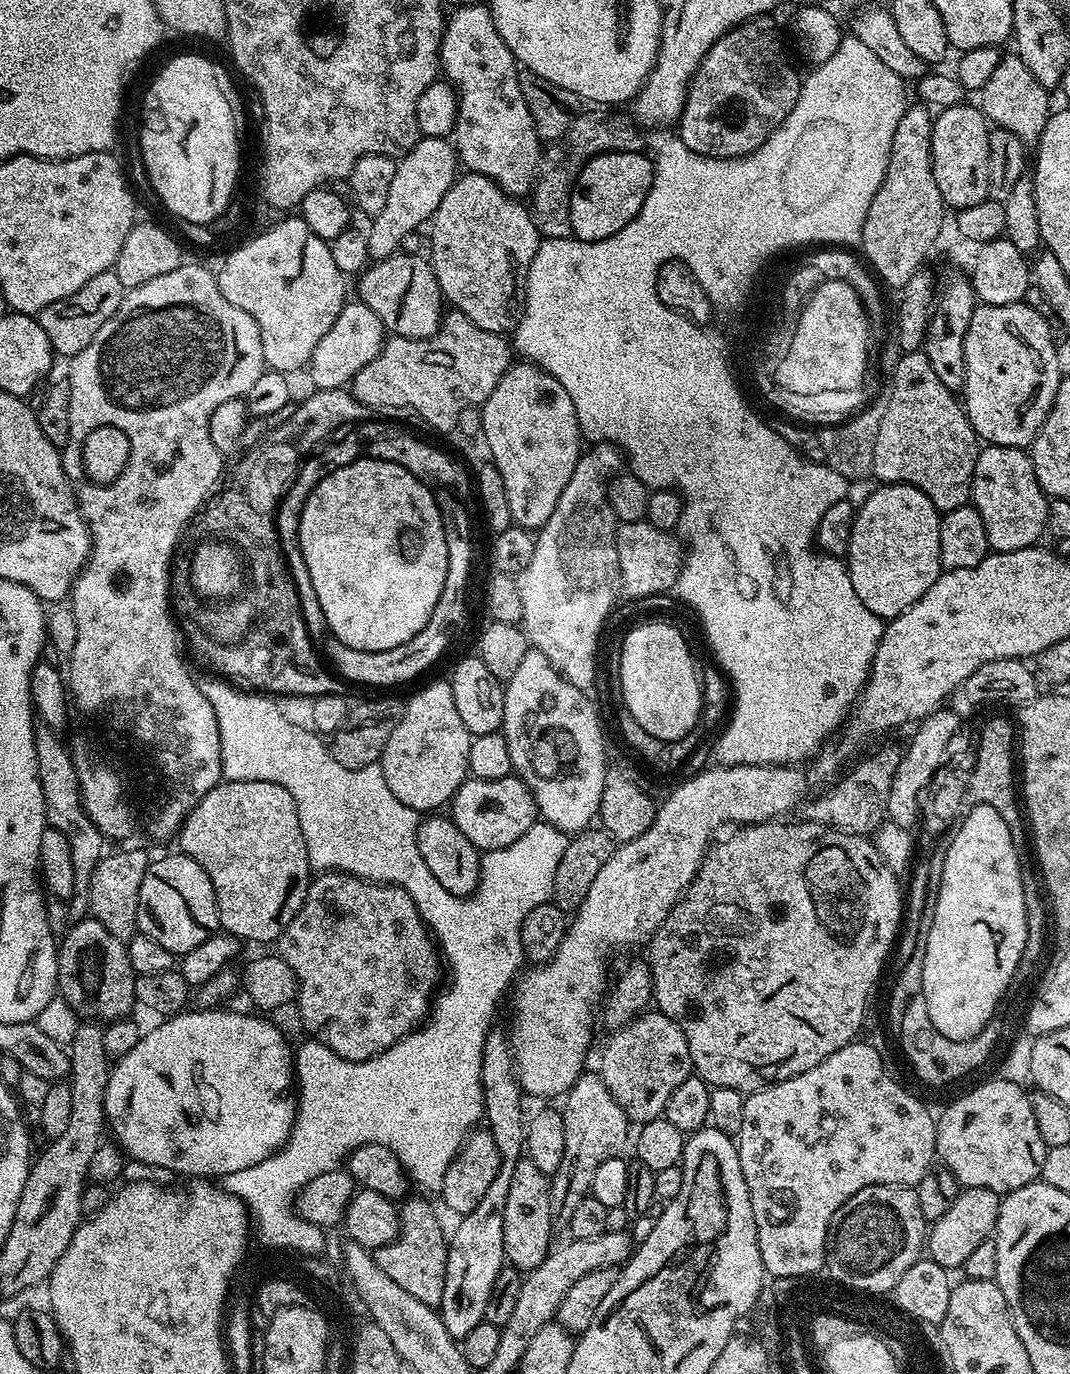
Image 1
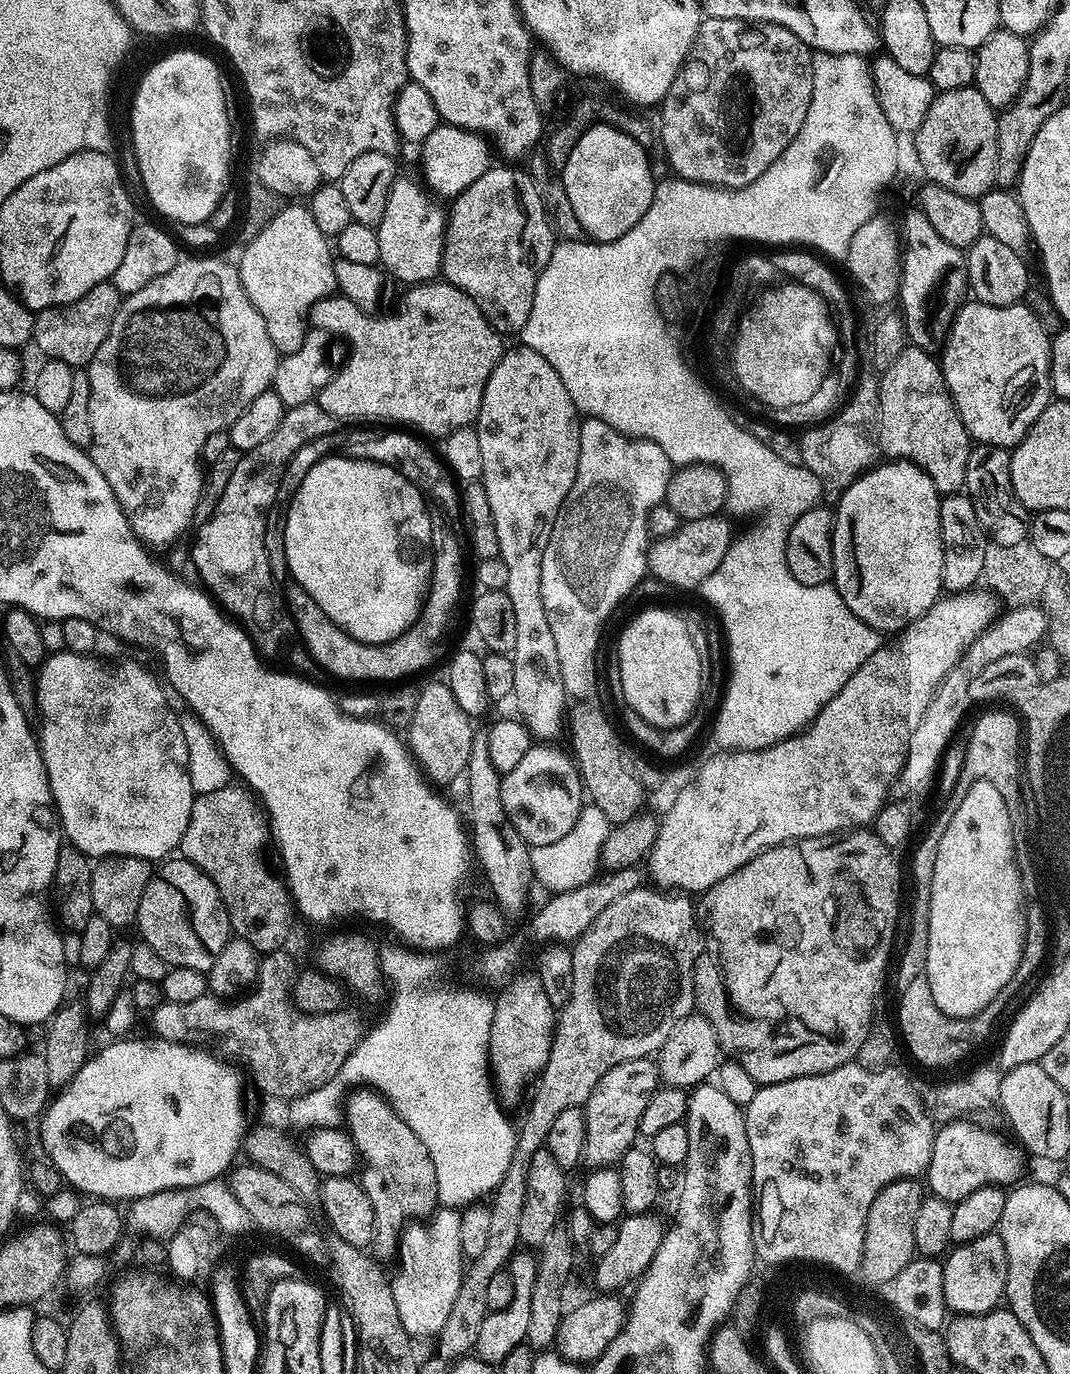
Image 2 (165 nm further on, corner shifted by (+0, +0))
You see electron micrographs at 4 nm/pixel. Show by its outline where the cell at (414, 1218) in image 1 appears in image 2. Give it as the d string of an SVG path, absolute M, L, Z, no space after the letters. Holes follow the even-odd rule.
M353 1091L343 1105L342 1116L362 1161L359 1183L374 1206L376 1233L372 1243L375 1255L395 1257L406 1225L427 1221L437 1211L438 1178L434 1174L434 1162L430 1162L430 1153L426 1146L422 1146L418 1134L402 1122L399 1114L379 1093Z

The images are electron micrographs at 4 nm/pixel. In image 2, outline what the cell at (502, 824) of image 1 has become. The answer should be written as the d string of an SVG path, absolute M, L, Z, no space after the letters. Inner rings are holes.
M540 742L526 750L522 762L518 762L514 770L503 773L500 781L504 809L520 837L532 848L550 846L558 842L558 838L570 834L570 826L578 822L578 814L586 800L579 768L566 752L552 747L556 746Z

